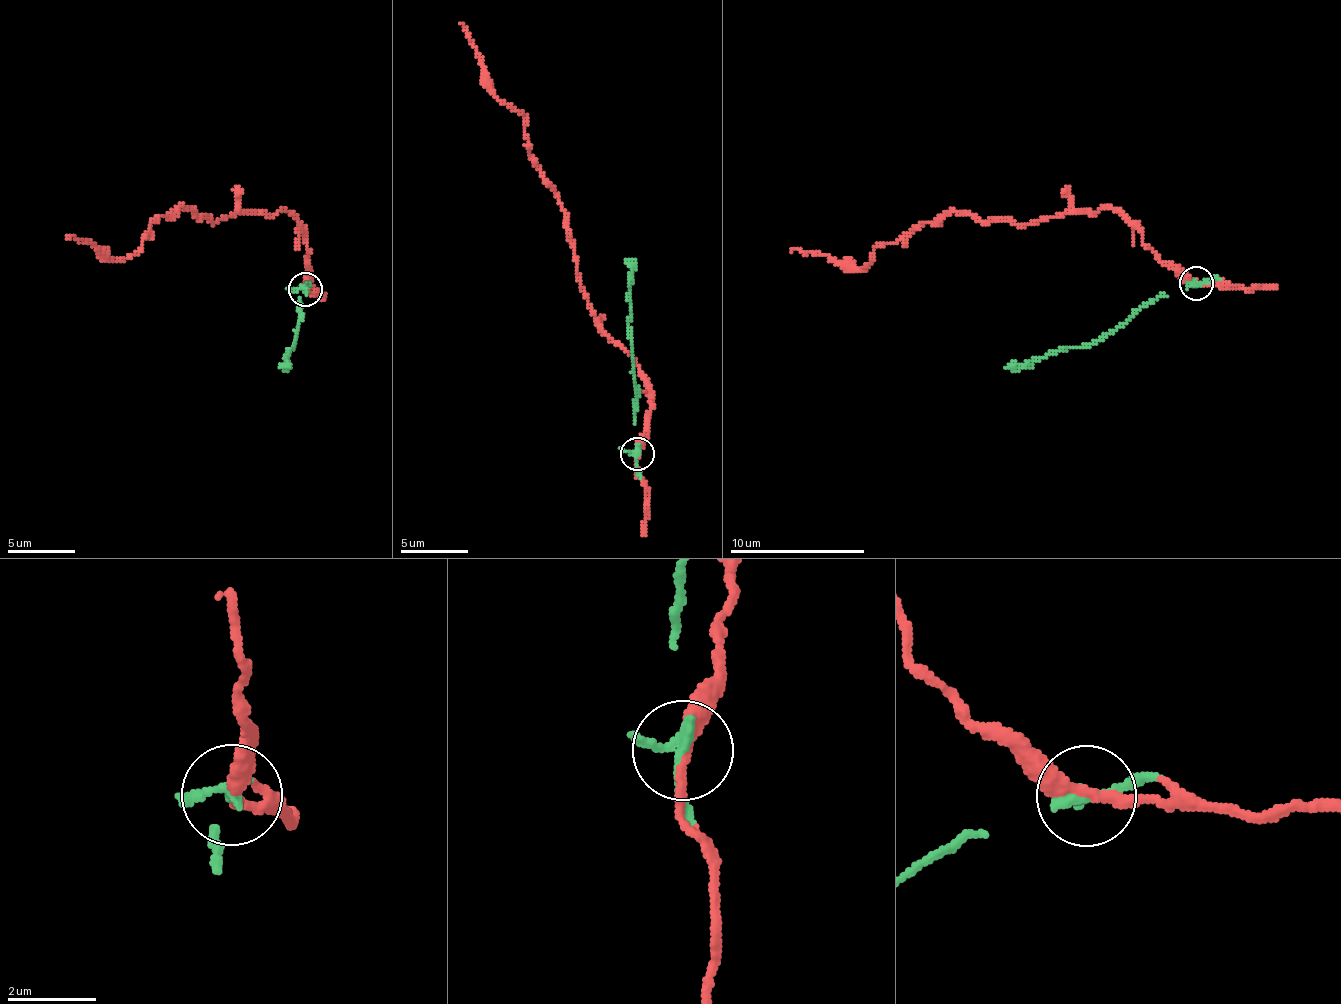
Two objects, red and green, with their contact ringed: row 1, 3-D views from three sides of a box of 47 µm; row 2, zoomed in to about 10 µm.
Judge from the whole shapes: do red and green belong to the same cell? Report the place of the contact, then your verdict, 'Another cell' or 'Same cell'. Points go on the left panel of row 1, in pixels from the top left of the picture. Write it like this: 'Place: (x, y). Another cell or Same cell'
Place: (305, 289). Same cell

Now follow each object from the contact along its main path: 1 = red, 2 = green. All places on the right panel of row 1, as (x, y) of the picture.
1: (1197, 282), (1166, 265), (1107, 208), (1034, 224), (947, 212), (874, 250), (866, 267), (791, 252)
2: (1197, 282), (1143, 303), (1089, 343), (1063, 347), (1006, 368)

